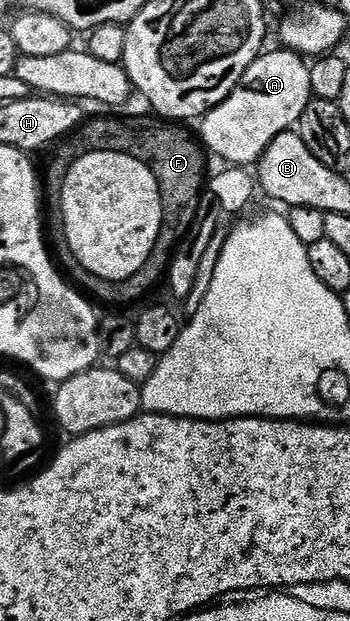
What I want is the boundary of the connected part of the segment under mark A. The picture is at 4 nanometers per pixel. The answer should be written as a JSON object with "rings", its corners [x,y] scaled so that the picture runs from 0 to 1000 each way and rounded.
{"rings":[[[820,77],[797,79],[746,85],[726,103],[703,110],[669,148],[583,185],[569,198],[566,216],[580,233],[640,259],[631,262],[674,271],[717,269],[717,261],[720,266],[740,262],[766,233],[797,216],[831,211],[891,163],[897,153],[886,142],[883,101]]]}

